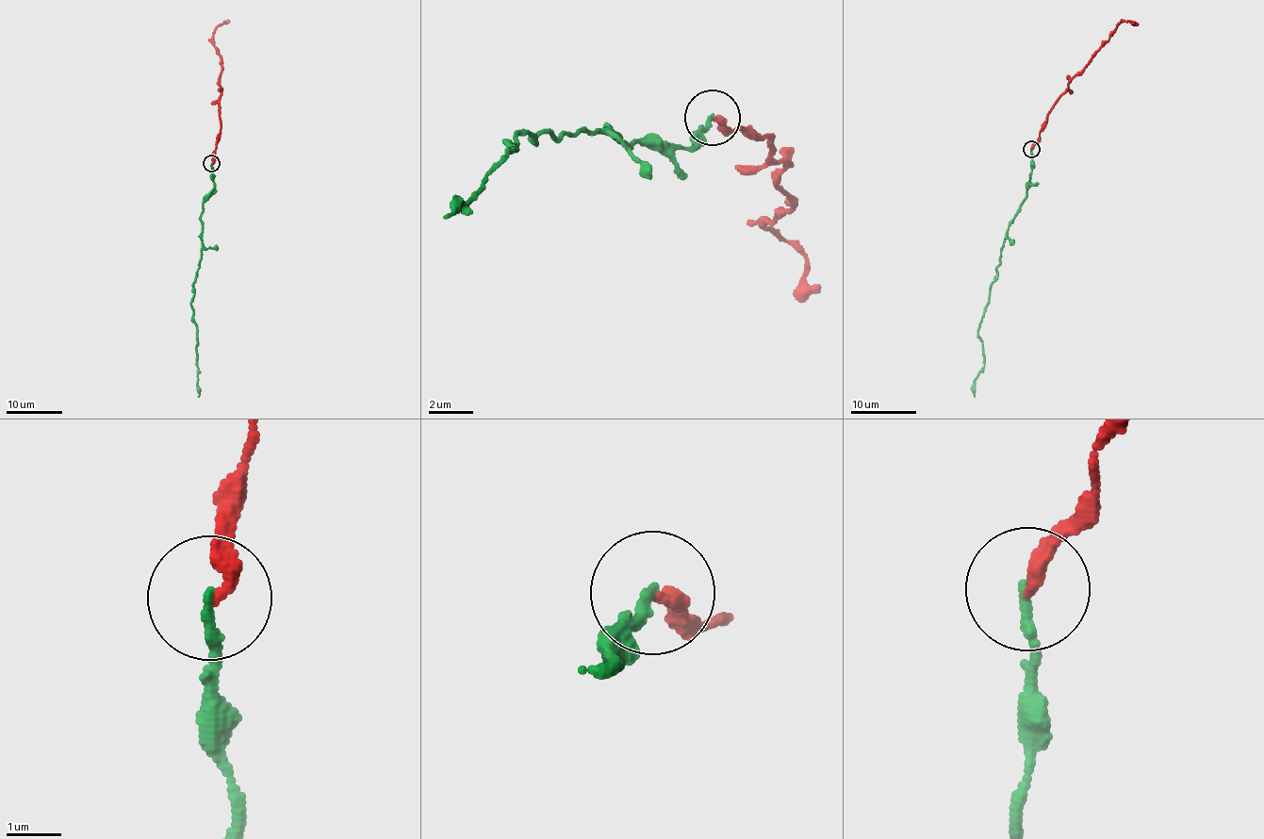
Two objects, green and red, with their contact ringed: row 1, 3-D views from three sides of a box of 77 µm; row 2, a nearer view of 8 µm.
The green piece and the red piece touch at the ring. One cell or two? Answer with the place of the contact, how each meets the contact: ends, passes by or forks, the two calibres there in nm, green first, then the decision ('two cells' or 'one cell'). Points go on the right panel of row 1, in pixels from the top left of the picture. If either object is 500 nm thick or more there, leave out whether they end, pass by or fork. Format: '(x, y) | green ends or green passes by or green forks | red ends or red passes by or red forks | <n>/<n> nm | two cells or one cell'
(1031, 149) | green ends | red ends | 180/280 nm | one cell

